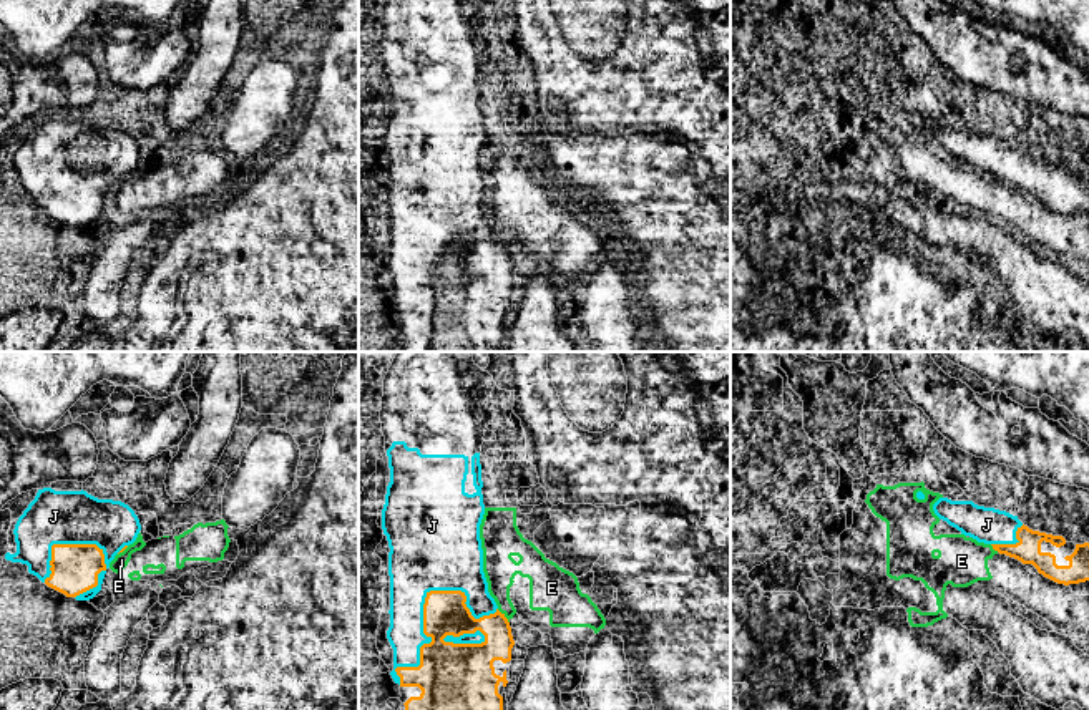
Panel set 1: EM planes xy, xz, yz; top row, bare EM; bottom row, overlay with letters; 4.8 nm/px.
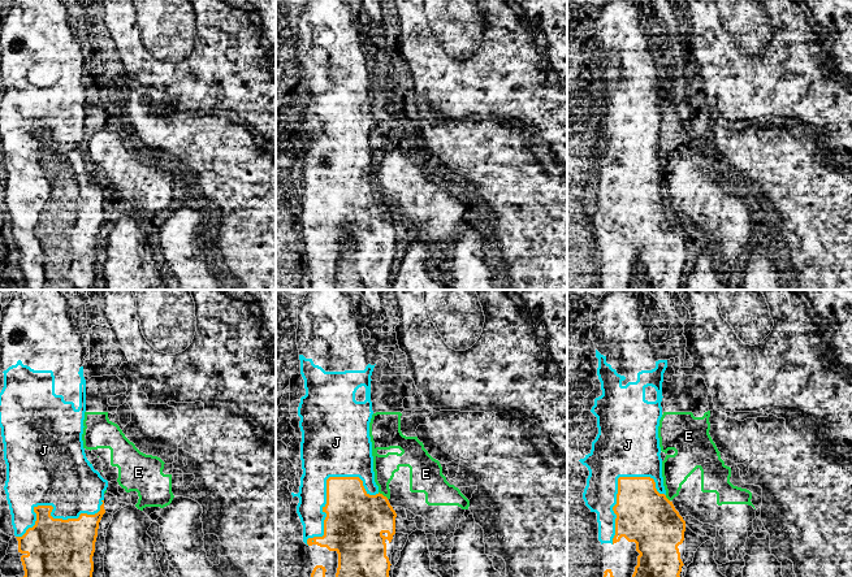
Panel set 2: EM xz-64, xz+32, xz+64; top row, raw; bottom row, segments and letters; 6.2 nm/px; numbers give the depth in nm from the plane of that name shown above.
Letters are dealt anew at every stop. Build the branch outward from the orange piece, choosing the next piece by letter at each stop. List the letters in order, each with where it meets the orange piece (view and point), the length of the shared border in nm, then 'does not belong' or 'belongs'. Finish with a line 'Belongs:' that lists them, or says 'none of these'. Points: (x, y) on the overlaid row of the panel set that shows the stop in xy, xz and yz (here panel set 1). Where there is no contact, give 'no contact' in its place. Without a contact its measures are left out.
E: xz (503, 616) | 90 nm | does not belong
J: xz (424, 609) | 600 nm | belongs
Belongs: J

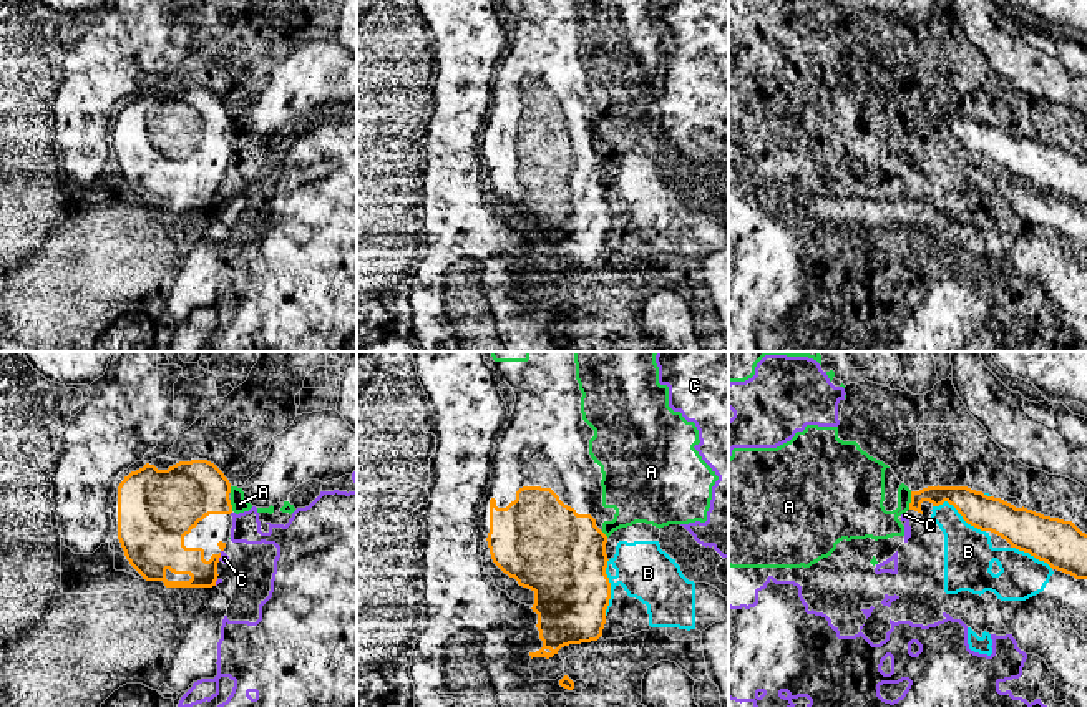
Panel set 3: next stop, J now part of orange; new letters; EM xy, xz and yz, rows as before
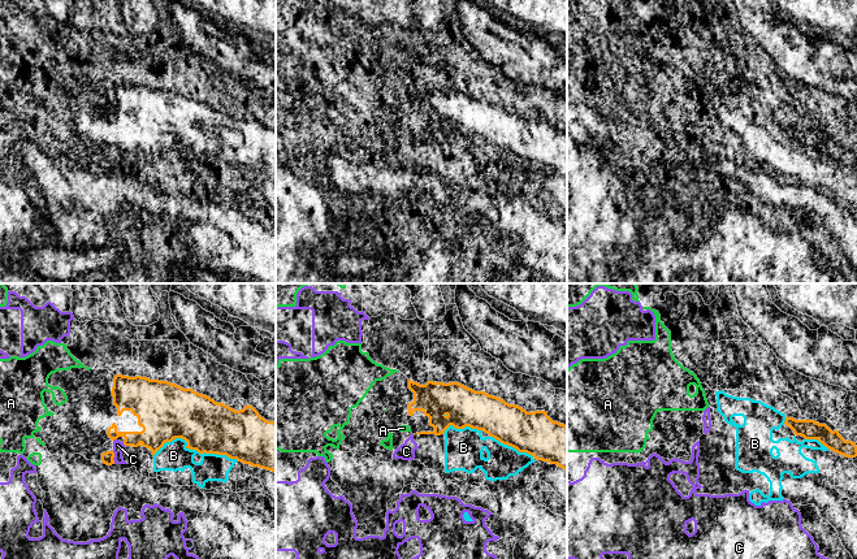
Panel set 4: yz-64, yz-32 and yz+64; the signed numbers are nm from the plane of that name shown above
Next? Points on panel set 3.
A: yz (911, 500) | 90 nm | belongs
B: xz (609, 588) | 280 nm | does not belong
C: xy (219, 555) | 60 nm | does not belong
Belongs: A

